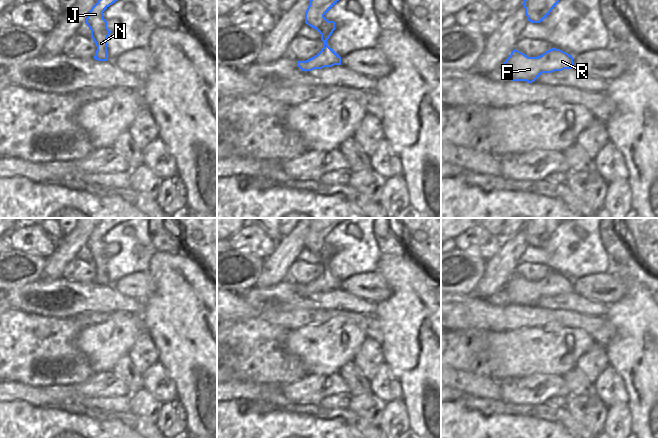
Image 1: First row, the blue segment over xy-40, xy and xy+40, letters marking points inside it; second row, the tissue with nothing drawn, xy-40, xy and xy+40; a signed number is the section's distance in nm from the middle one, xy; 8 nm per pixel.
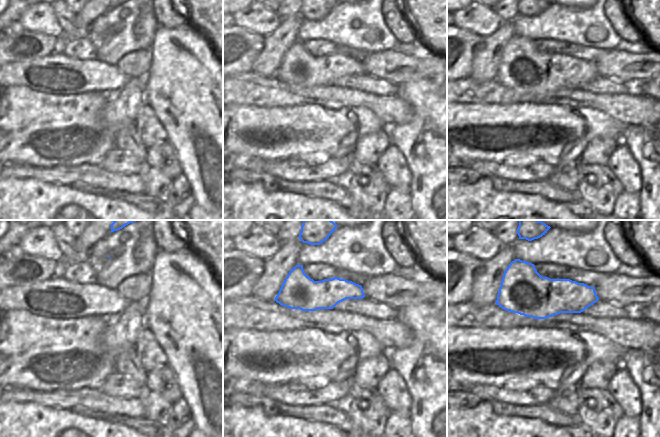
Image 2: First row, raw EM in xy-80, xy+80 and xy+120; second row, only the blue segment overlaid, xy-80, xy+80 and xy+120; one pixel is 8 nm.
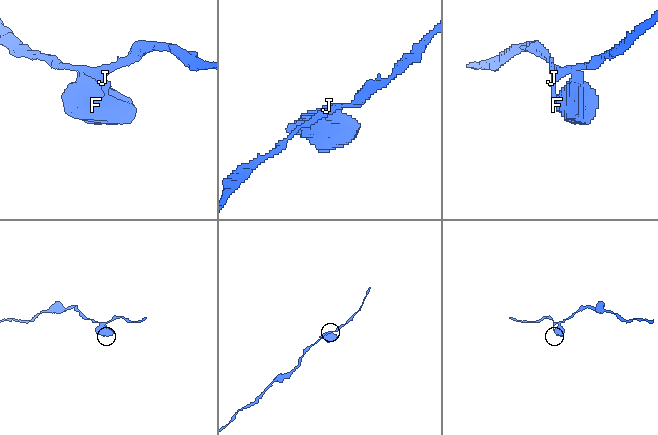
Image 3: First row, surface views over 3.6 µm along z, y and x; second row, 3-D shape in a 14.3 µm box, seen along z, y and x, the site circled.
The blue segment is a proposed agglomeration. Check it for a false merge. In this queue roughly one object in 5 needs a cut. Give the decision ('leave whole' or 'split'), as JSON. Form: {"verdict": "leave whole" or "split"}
{"verdict": "leave whole"}

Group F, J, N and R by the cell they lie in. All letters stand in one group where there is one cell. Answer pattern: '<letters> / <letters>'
F J N R

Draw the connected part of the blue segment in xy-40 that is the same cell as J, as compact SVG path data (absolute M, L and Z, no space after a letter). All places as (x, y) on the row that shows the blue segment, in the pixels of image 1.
M98 0L91 8L85 23L91 30L91 38L97 46L94 59L107 61L107 38L112 32L107 28L103 12L118 0Z

